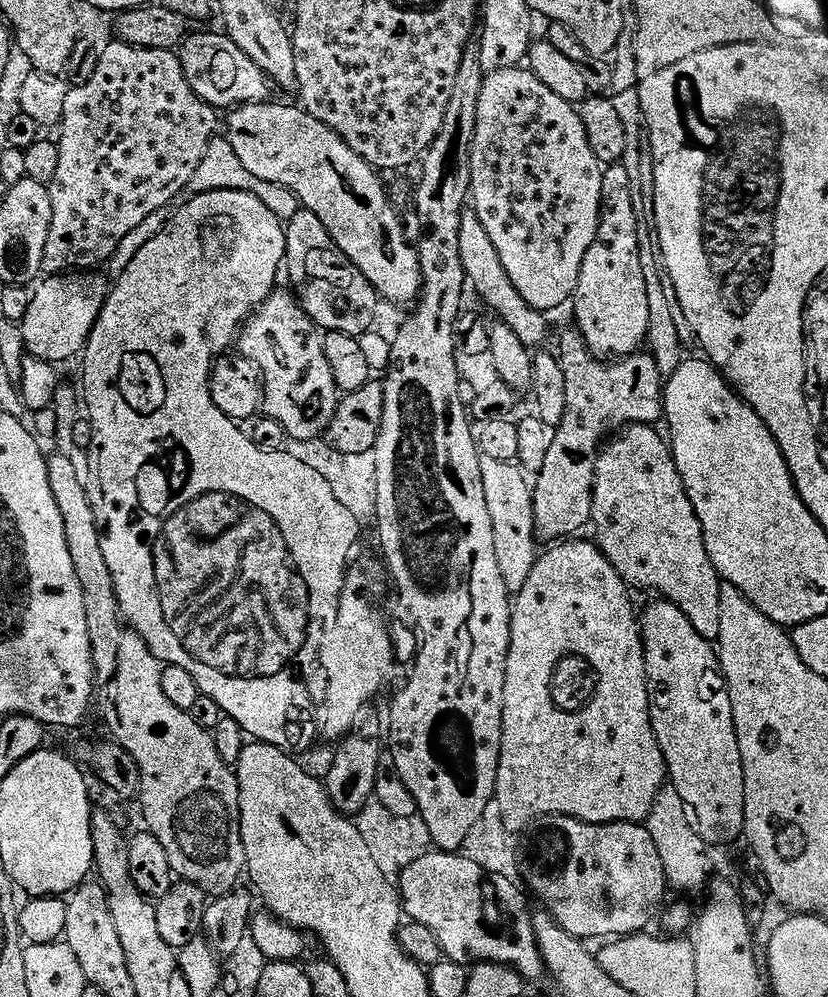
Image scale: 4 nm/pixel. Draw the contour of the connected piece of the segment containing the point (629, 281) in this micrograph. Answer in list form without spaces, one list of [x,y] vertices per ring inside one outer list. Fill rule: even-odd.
[[[617,162],[604,169],[598,234],[586,250],[570,309],[576,315],[575,327],[597,358],[623,358],[635,356],[645,347],[650,326],[648,305],[638,254],[638,218],[634,218],[634,198],[630,198],[630,174],[626,174],[624,163]]]

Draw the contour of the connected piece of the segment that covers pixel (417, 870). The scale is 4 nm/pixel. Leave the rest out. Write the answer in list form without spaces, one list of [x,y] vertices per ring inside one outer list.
[[[443,850],[427,851],[398,877],[403,915],[433,931],[449,961],[465,966],[473,962],[507,964],[525,981],[545,979],[544,959],[534,934],[534,914],[528,910],[529,897],[516,884],[515,879],[485,871],[467,854]]]

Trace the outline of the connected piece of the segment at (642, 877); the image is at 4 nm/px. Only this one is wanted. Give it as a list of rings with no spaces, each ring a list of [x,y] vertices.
[[[563,814],[543,817],[547,824],[552,824],[552,840],[560,840],[560,844],[568,844],[568,860],[552,864],[548,868],[548,876],[542,872],[526,879],[527,887],[532,887],[533,897],[544,899],[543,907],[571,936],[577,936],[585,942],[592,942],[595,936],[604,938],[623,938],[634,936],[645,931],[648,923],[657,919],[658,913],[665,907],[664,895],[670,889],[670,881],[666,878],[662,858],[658,854],[658,846],[654,846],[654,838],[647,827],[640,822],[621,822],[618,824],[583,824],[576,820],[572,824],[564,824]]]

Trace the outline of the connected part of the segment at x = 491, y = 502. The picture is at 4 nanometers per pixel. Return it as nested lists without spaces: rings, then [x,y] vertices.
[[[481,456],[482,490],[486,490],[486,510],[490,510],[490,526],[494,526],[494,554],[498,557],[498,570],[502,570],[502,582],[506,582],[509,593],[515,594],[526,586],[526,578],[530,578],[530,570],[534,570],[538,559],[536,544],[536,523],[534,522],[533,485],[529,475],[516,462],[498,462],[498,458]]]

